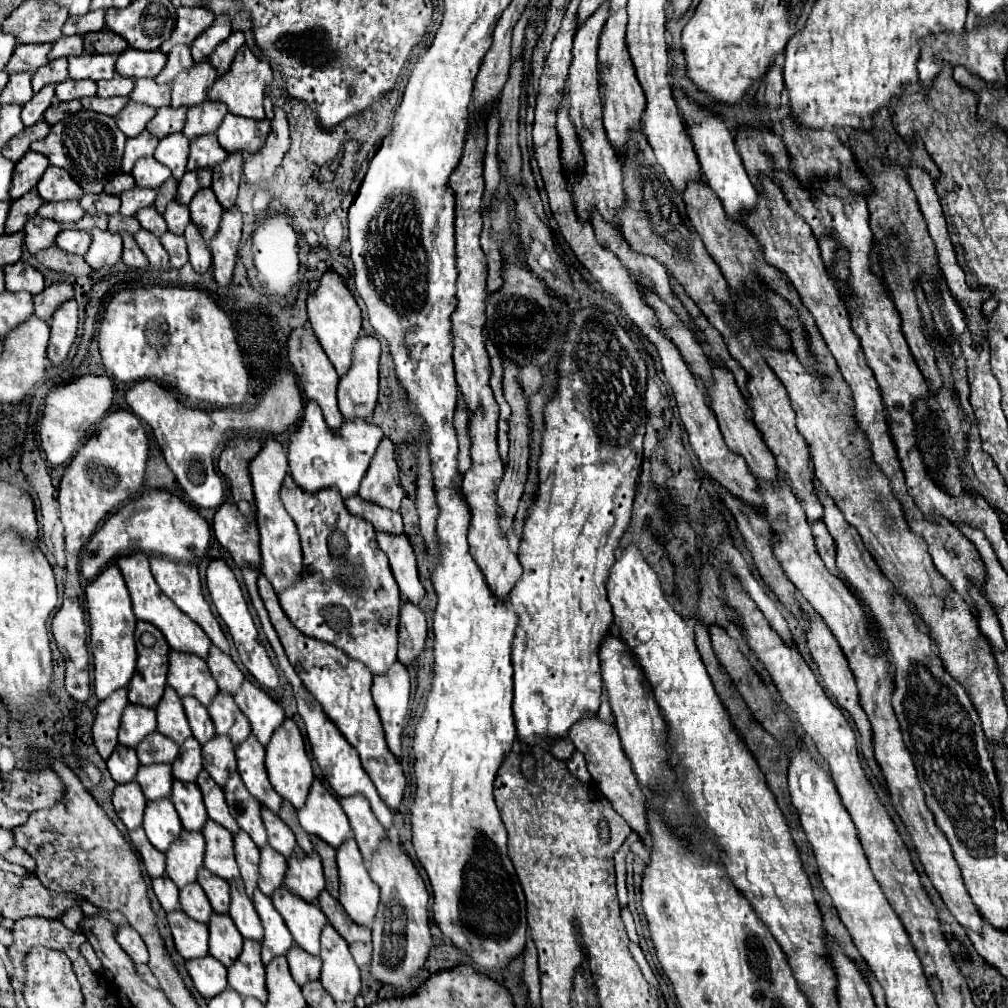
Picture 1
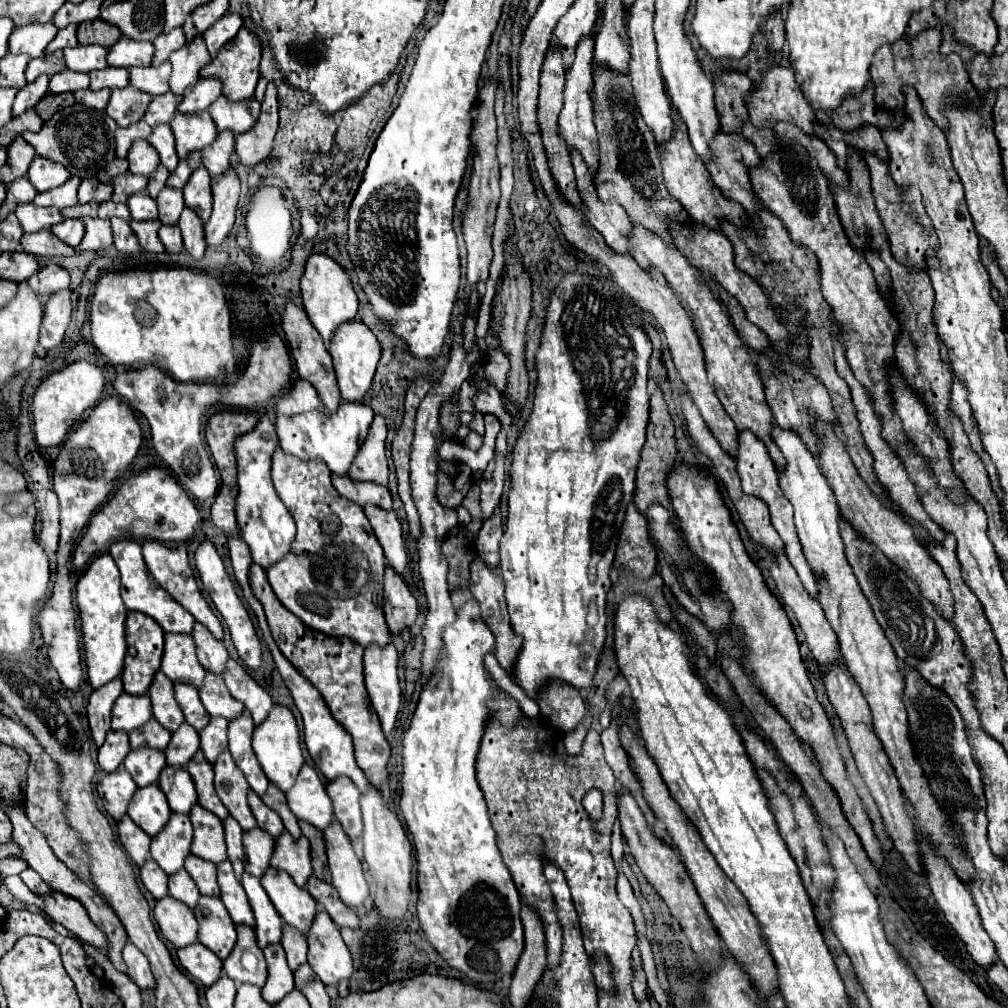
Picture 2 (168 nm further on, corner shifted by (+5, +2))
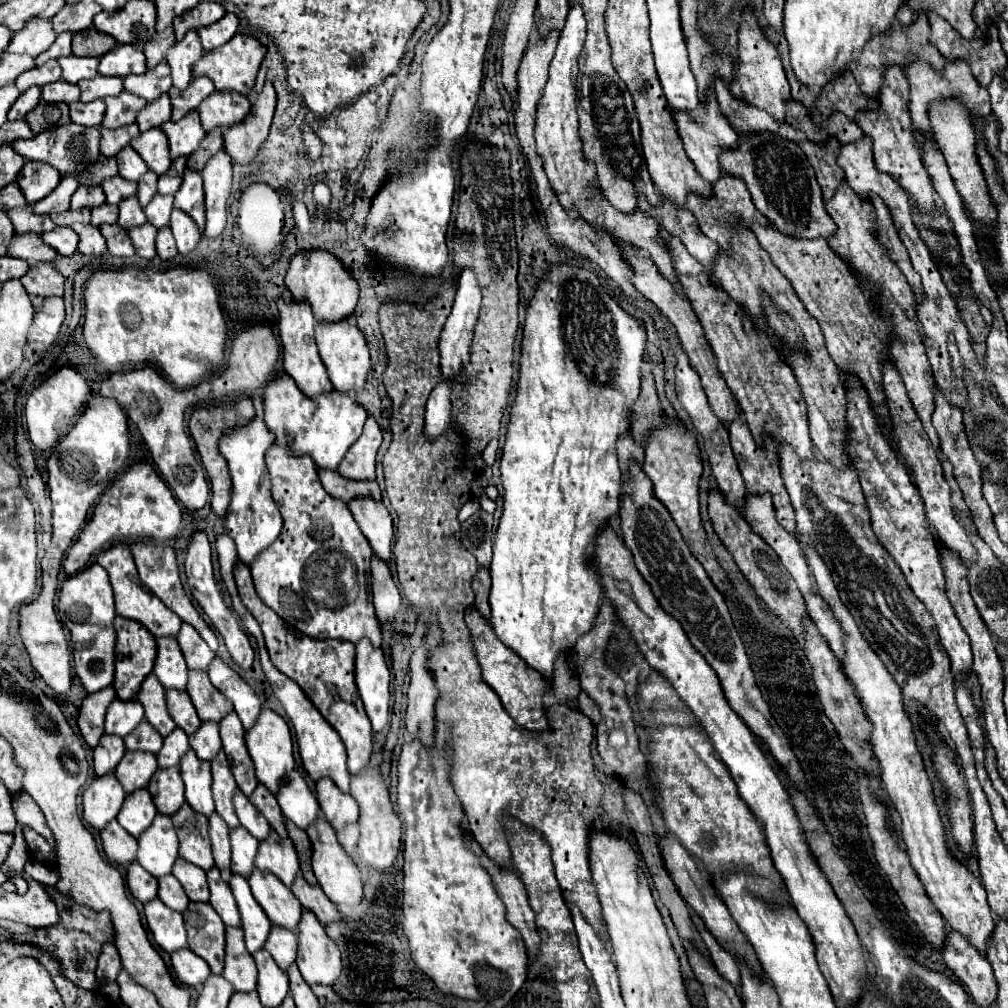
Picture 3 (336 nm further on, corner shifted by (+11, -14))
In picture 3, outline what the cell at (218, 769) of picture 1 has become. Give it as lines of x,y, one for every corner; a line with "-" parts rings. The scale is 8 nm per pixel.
203,722
201,728
189,736
189,746
201,760
213,760
221,748
219,726
215,722

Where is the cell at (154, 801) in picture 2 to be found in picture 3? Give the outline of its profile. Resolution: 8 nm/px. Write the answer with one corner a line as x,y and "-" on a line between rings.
143,788
143,792
127,794
127,800
123,802
121,808
123,808
123,812
119,812
117,822
135,838
151,826
155,814
157,814
157,808
155,808
147,788

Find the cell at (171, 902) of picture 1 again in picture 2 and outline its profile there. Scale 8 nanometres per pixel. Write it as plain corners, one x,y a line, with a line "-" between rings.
147,860
145,862
145,866
141,866
141,870
139,870
139,874
141,874
141,880
143,880
143,884
145,884
145,888
157,898
157,900
161,900
161,898
165,898
167,894
169,894
169,888
167,888
167,874
165,872
161,872
161,868
153,862
153,860

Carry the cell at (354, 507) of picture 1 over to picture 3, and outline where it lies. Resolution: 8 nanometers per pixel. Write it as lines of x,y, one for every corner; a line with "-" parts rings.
319,470
319,478
323,488
333,496
343,502
349,502
355,496
371,496
375,500
381,498
379,486
375,480
343,480
343,476
327,470

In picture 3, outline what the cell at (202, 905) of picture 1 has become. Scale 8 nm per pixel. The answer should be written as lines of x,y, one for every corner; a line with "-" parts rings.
171,874
171,876
163,876
163,880
159,880
159,894
157,894
163,904
167,904
171,910
177,912
185,912
189,898
183,890
183,886
179,884
179,880

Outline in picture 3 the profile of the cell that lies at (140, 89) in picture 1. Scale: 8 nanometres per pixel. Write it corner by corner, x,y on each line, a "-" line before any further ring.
161,60
155,66
155,70
151,68
139,76
127,76
123,82
125,82
127,92
137,94
137,96
145,98
147,102
153,102
171,88
171,70
167,68
167,62

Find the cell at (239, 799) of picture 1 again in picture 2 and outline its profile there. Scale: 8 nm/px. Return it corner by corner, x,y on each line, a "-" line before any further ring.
225,750
217,758
213,768
215,768
215,790
221,798
221,802
225,804
229,814
239,822
239,826
245,832
253,830
257,824
255,824
255,816
247,804
249,784
245,782
243,772
235,766
229,750

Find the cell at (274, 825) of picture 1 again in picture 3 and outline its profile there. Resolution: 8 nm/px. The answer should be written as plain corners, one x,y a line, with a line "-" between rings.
241,790
235,792
235,812
237,812
237,818
241,822
241,826
245,826
257,840
265,840
269,836
269,824
265,820
265,816
249,802
247,796
243,796

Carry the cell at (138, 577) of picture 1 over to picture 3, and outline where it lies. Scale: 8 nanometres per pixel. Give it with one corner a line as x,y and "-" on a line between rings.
115,544
115,546
99,552
97,562
109,574
109,580
111,580
111,586
113,586
113,592
115,592
115,608
117,608
119,616
141,622
155,638
159,638
159,636
177,636
177,632
181,628
179,616
175,612
171,612
155,594
151,594
141,584
141,580
137,576
135,562
133,562
133,556
131,556
131,550
129,550
129,544

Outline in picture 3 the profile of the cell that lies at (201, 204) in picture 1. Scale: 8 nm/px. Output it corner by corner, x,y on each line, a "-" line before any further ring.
187,168
187,172
183,174
183,184
181,184
179,192
175,194
175,208
187,212
195,220
199,230
203,232
205,204
203,204
203,180
201,180
199,172
191,172

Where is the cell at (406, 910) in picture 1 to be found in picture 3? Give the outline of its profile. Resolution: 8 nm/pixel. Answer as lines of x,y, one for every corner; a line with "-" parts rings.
363,768
363,772
351,776
351,794
355,796
361,812
359,812
359,824
361,824
361,836
357,852
365,864
369,864
375,870
385,870
391,866
397,858
397,852
401,848
401,820
393,810
391,798
389,798
389,786
383,778
383,774
375,768

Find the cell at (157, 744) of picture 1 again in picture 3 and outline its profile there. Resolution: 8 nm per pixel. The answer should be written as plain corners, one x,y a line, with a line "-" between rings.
141,720
139,728
135,728
135,732
131,732
123,740
127,750
147,750
153,754
157,754
163,744
163,736
147,720

